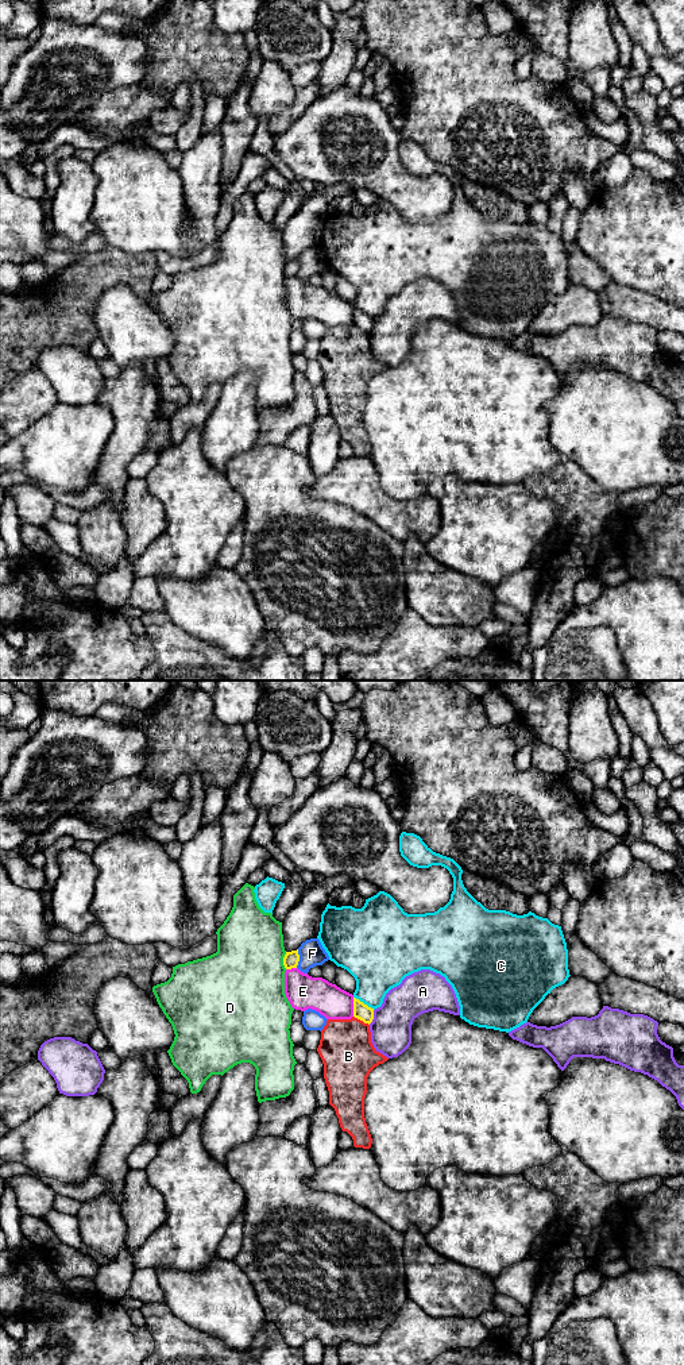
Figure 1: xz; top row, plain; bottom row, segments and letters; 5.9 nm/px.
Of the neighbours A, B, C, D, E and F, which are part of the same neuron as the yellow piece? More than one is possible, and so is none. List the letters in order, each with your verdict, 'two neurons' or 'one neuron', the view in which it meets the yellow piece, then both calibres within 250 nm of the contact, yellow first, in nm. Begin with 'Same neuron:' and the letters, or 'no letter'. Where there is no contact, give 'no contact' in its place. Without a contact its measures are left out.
Same neuron: no letter
A: two neurons; meets yellow in xz; 100 nm thick on the yellow side, 240 nm on the other
B: two neurons; meets yellow in xz; 100 nm thick on the yellow side, 320 nm on the other
C: two neurons; meets yellow in xz; 100 nm thick on the yellow side, 320 nm on the other
D: two neurons; meets yellow in xz; 90 nm thick on the yellow side, 460 nm on the other
E: two neurons; meets yellow in xz; 100 nm thick on the yellow side, 200 nm on the other
F: two neurons; meets yellow in xz; 90 nm thick on the yellow side, 150 nm on the other

